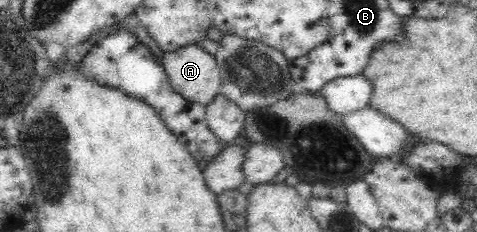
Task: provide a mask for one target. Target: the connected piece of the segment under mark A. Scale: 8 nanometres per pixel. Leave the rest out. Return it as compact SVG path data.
M198 45L164 52L160 63L173 89L193 102L207 105L220 93L222 75L215 57Z

